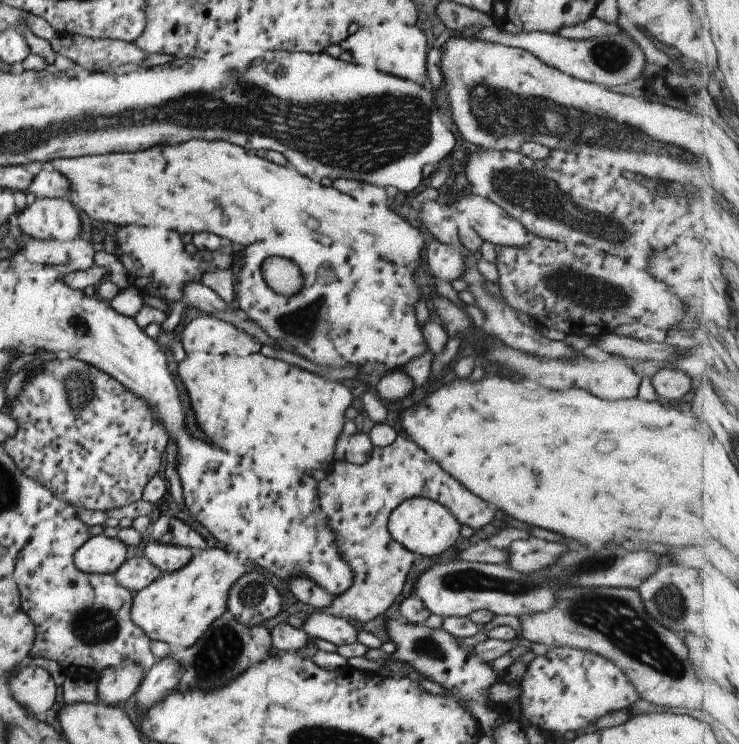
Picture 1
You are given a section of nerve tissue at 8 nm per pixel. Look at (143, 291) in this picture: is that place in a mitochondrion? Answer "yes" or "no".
no

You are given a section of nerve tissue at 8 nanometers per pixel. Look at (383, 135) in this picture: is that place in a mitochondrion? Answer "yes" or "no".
yes

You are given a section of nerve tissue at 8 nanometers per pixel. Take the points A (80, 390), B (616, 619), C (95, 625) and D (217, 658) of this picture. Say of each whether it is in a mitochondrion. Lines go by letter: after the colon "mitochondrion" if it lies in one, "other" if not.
A: mitochondrion
B: mitochondrion
C: mitochondrion
D: mitochondrion

